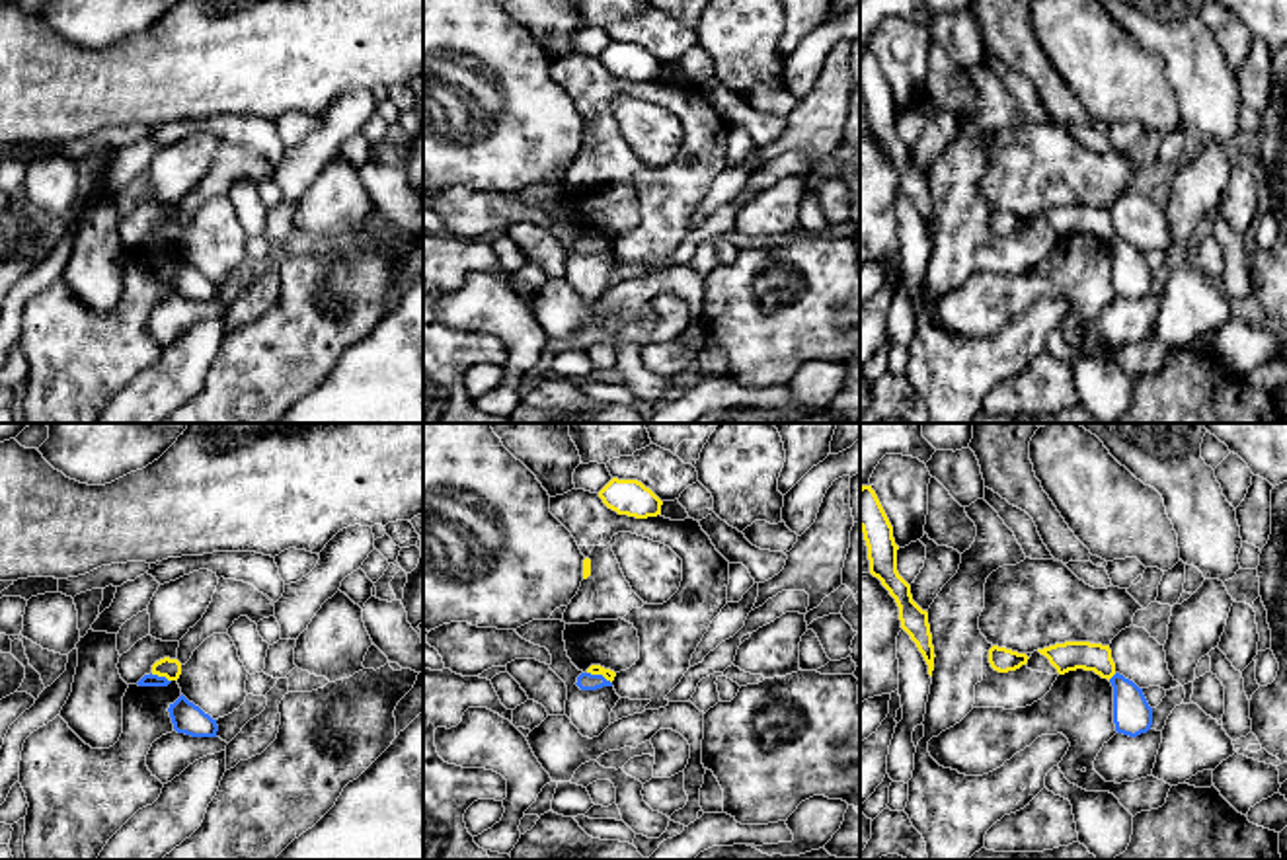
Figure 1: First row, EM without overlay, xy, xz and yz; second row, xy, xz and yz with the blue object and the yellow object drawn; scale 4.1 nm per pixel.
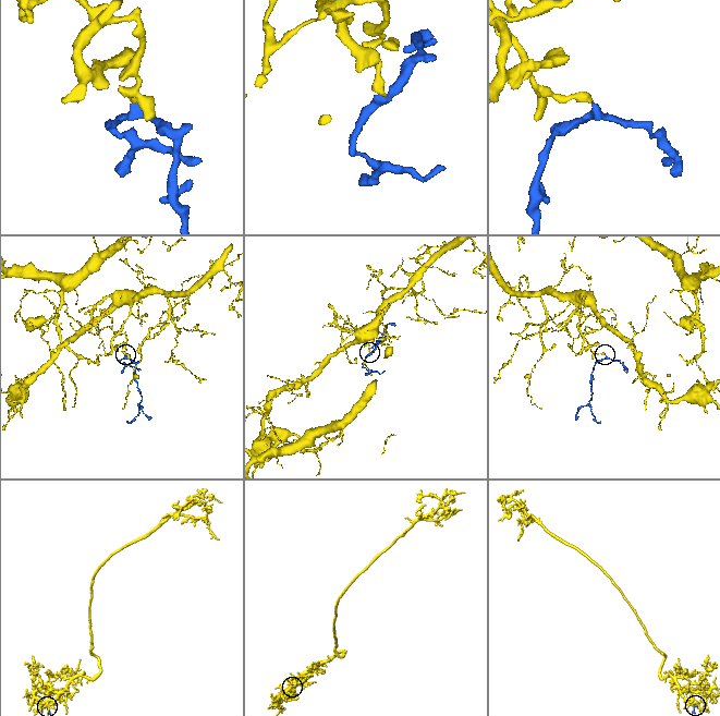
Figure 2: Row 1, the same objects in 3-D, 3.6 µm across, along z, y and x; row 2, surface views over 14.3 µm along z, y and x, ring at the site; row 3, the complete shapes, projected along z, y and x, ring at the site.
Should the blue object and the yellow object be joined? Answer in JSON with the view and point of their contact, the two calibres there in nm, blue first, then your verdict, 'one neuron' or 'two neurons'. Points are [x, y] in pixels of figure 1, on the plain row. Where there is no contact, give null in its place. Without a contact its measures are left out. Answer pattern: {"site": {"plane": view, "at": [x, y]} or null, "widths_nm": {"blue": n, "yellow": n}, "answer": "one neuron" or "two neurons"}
{"site": {"plane": "xz", "at": [599, 238]}, "widths_nm": {"blue": 80, "yellow": 50}, "answer": "two neurons"}

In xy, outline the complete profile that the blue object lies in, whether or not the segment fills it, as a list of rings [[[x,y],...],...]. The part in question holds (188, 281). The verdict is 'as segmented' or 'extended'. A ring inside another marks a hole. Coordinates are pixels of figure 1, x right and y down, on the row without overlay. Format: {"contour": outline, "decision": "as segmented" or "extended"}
{"contour": [[[183,257],[168,271],[174,293],[191,300],[216,300],[218,289]]], "decision": "as segmented"}

